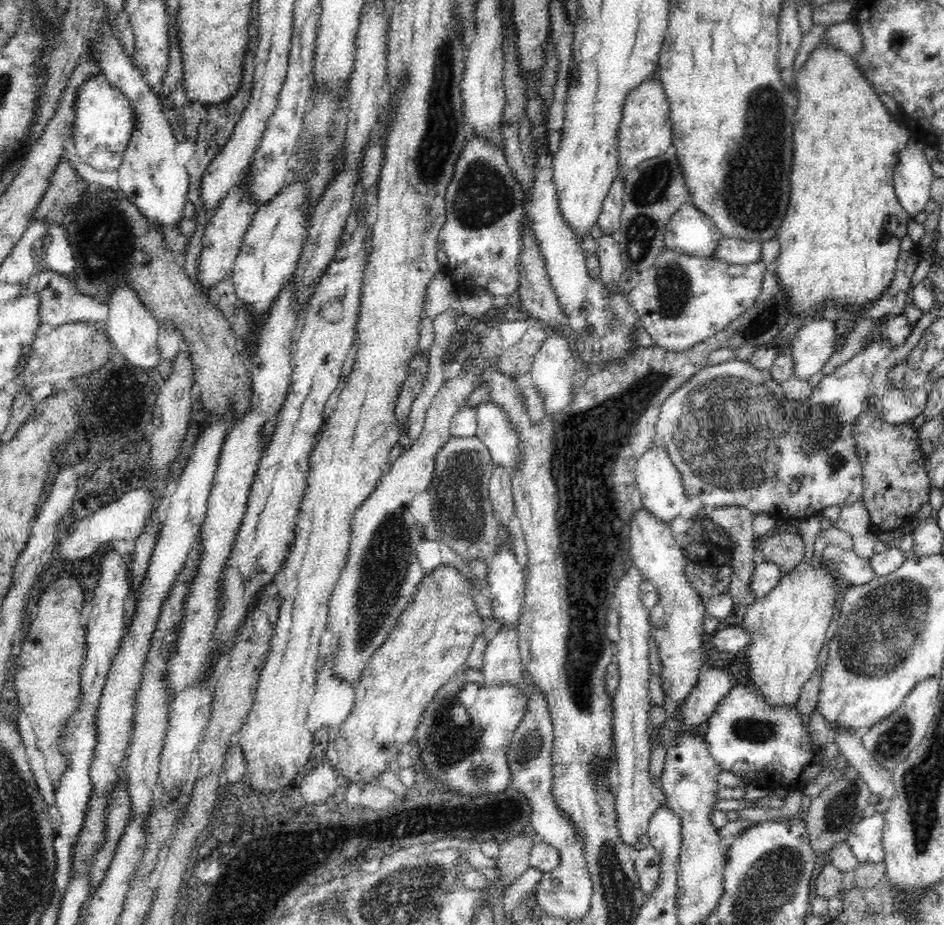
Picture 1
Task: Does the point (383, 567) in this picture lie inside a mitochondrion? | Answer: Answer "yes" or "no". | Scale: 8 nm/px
yes

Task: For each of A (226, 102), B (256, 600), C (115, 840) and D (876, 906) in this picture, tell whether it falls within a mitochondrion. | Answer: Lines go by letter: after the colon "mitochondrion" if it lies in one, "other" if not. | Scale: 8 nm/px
A: other
B: other
C: other
D: other

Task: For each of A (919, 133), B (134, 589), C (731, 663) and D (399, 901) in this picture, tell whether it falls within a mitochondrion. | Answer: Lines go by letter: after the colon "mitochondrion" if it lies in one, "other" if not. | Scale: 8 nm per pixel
A: other
B: other
C: other
D: mitochondrion

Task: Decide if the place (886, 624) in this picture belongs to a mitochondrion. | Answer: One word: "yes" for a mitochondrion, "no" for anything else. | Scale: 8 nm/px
yes

